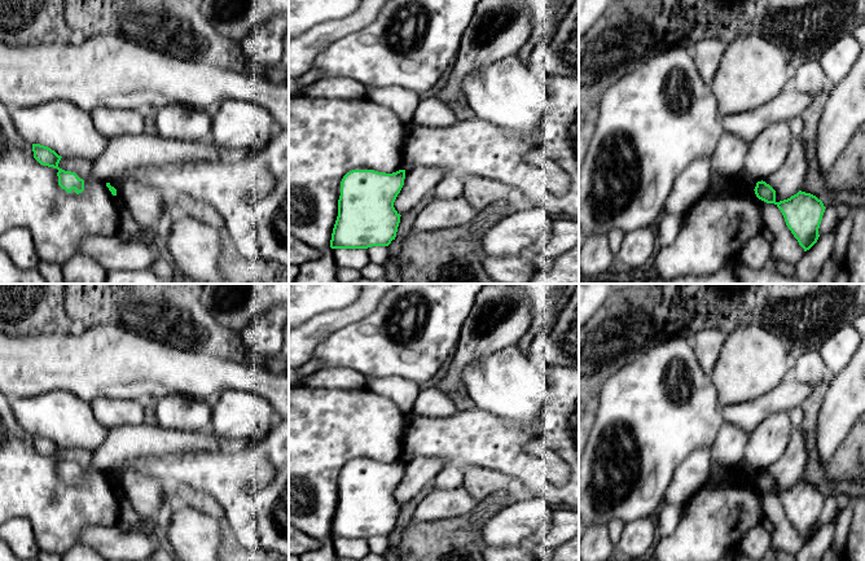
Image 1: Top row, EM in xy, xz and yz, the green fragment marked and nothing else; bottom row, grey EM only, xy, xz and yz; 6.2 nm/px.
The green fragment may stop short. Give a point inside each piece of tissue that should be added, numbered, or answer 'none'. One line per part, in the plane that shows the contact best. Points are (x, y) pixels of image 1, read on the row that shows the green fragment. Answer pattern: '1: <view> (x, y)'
none

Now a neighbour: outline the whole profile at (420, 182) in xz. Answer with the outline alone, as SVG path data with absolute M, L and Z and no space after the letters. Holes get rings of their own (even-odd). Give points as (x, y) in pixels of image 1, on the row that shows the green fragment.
M416 167L407 170L404 185L394 202L398 214L405 214L423 197L432 193L447 174L449 172L440 167Z

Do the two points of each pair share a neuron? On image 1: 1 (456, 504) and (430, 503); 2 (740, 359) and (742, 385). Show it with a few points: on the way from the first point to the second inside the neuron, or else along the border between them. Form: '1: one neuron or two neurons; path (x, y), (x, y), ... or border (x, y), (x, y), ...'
1: one neuron; path (449, 504), (437, 504)
2: one neuron; path (742, 366), (742, 378)

